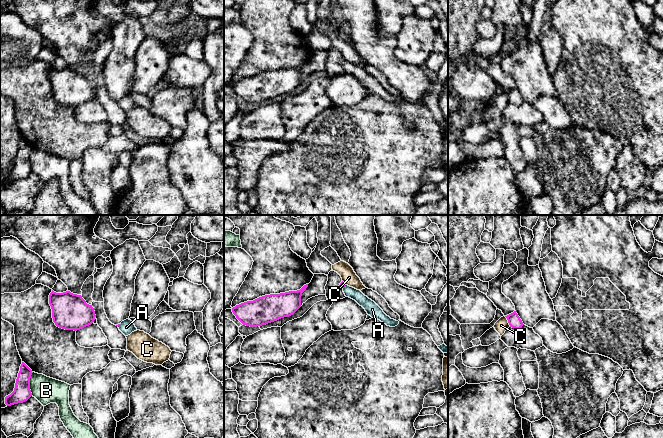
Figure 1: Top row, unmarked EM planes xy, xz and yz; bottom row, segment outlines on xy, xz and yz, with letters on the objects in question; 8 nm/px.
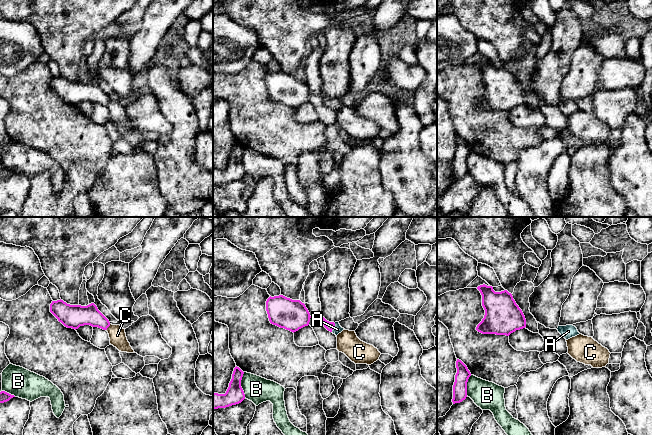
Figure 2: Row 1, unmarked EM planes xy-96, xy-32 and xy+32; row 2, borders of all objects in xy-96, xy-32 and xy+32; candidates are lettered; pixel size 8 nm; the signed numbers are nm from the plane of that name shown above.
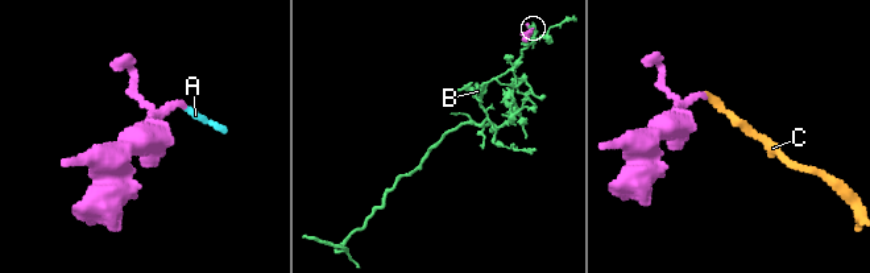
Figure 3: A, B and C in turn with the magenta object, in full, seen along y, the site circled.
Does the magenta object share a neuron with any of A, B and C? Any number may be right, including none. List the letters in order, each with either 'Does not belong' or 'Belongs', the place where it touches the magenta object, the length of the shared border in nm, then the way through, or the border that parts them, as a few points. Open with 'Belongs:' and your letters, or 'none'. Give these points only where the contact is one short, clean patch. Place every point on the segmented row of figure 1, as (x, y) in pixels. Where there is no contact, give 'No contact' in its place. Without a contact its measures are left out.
Belongs: A
A: Belongs. Touches magenta at xz (343, 286). Shared border 40 nm. Path across: xz (342, 284), (343, 286), (348, 291), (357, 295)
B: Does not belong. Touches magenta at xy (29, 384). Shared border 190 nm. Boundary: xy (33, 372), (30, 378), (31, 395)
C: Does not belong. Touches magenta at yz (508, 321). Shared border 100 nm. Boundary: yz (504, 316), (510, 326)

